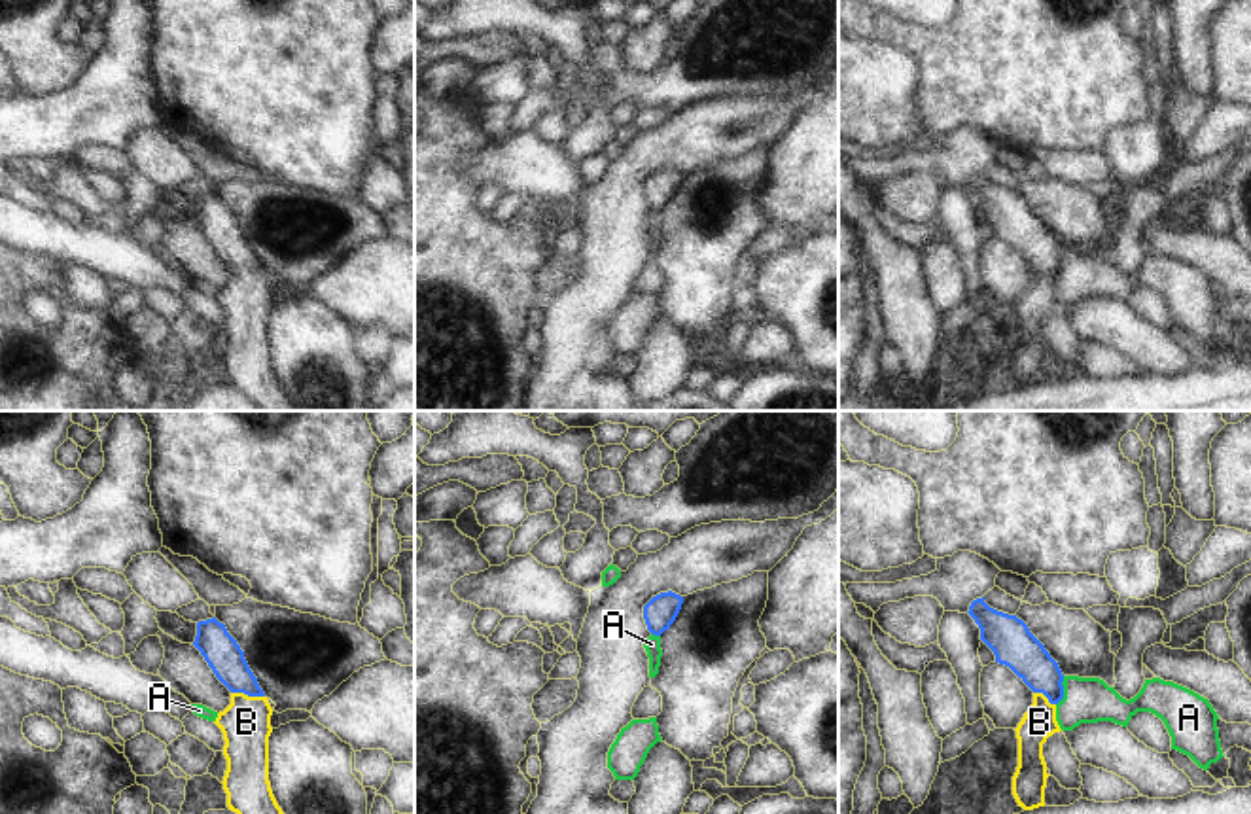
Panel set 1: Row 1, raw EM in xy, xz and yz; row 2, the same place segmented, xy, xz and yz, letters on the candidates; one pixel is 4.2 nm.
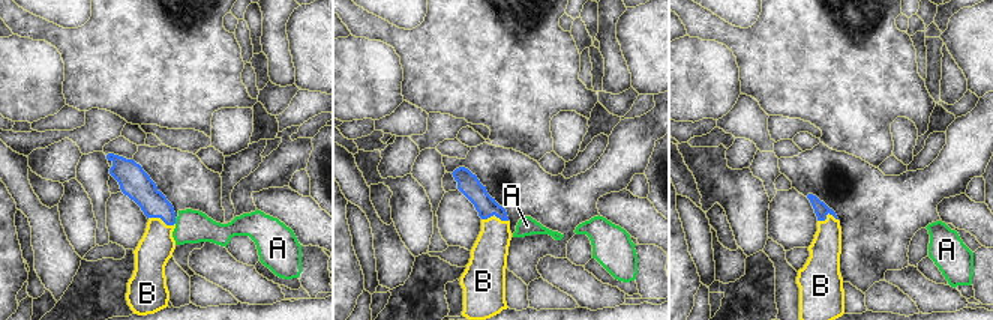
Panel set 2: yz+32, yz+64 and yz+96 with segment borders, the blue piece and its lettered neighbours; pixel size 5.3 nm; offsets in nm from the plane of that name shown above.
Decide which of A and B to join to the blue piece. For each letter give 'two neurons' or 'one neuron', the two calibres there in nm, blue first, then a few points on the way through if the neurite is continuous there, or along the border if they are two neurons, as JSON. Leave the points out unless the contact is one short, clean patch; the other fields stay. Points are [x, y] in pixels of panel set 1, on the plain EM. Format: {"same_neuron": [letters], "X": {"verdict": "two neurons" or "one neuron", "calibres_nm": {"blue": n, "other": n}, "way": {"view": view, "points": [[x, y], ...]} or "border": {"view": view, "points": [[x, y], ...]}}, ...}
{"same_neuron": ["B"], "A": {"verdict": "two neurons", "calibres_nm": {"blue": 170, "other": 190}, "border": {"view": "yz", "points": [[1064, 252], [1062, 275], [1057, 281]]}}, "B": {"verdict": "one neuron", "calibres_nm": {"blue": 160, "other": 200}, "way": {"view": "xy", "points": [[220, 226], [248, 271], [246, 298]]}}}

